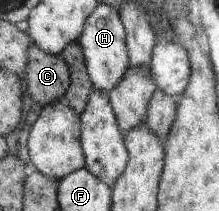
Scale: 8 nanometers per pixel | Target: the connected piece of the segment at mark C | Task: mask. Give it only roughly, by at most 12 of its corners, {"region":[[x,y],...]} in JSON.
{"region":[[34,43],[26,88],[41,107],[64,101],[70,70]]}

